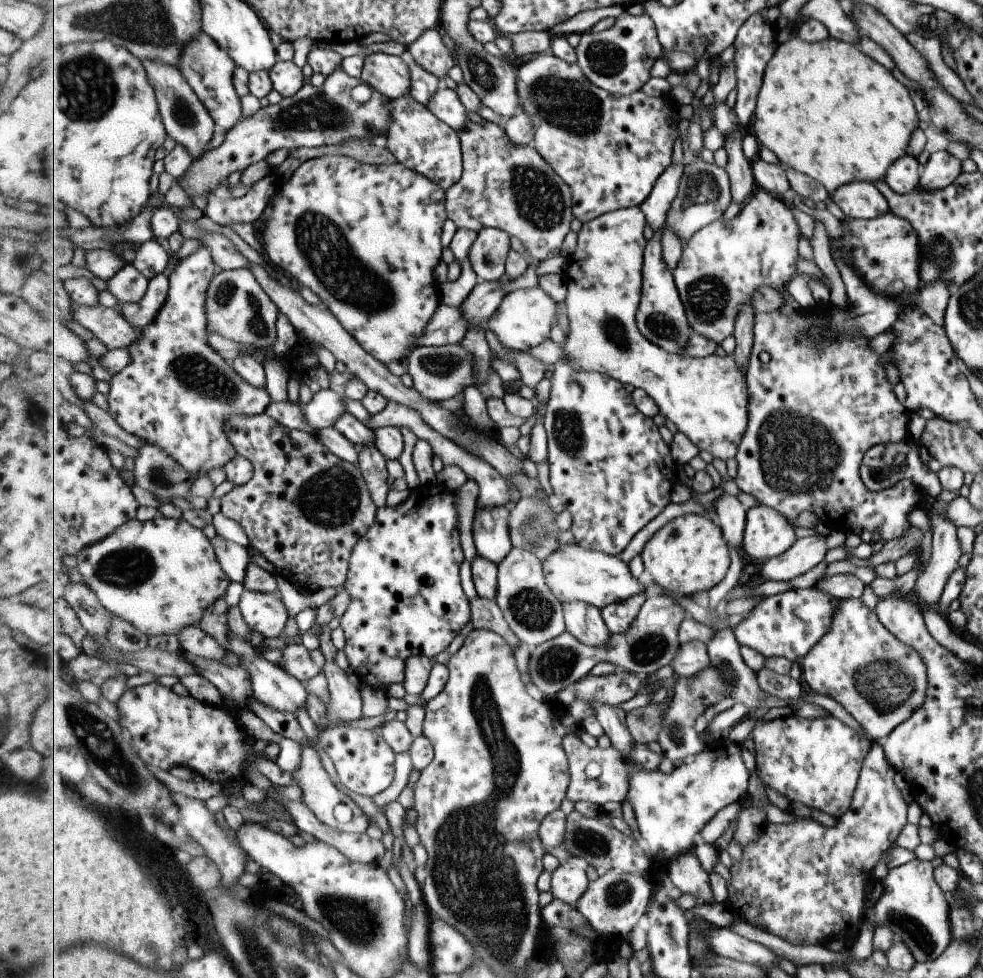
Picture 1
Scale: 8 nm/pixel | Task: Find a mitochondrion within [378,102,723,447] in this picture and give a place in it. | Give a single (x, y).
(538, 199)

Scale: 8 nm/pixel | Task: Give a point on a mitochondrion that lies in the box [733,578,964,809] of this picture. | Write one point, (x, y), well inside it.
(884, 684)

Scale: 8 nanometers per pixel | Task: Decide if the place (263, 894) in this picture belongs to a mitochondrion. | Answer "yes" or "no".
no

